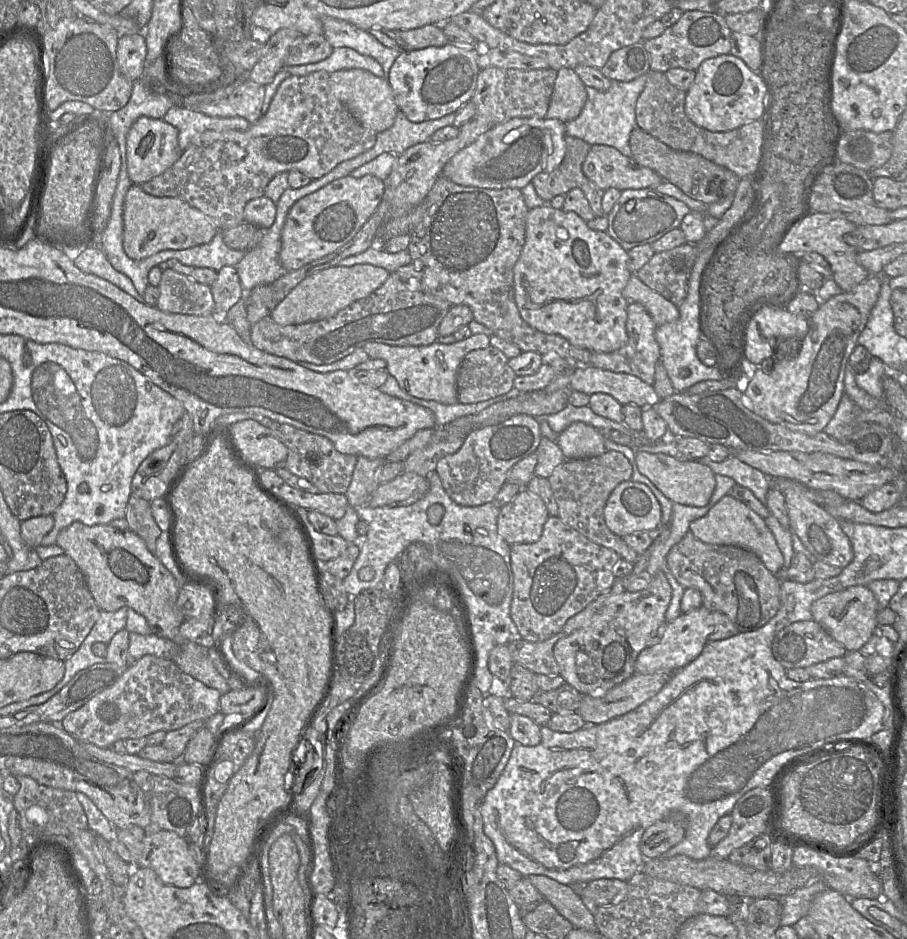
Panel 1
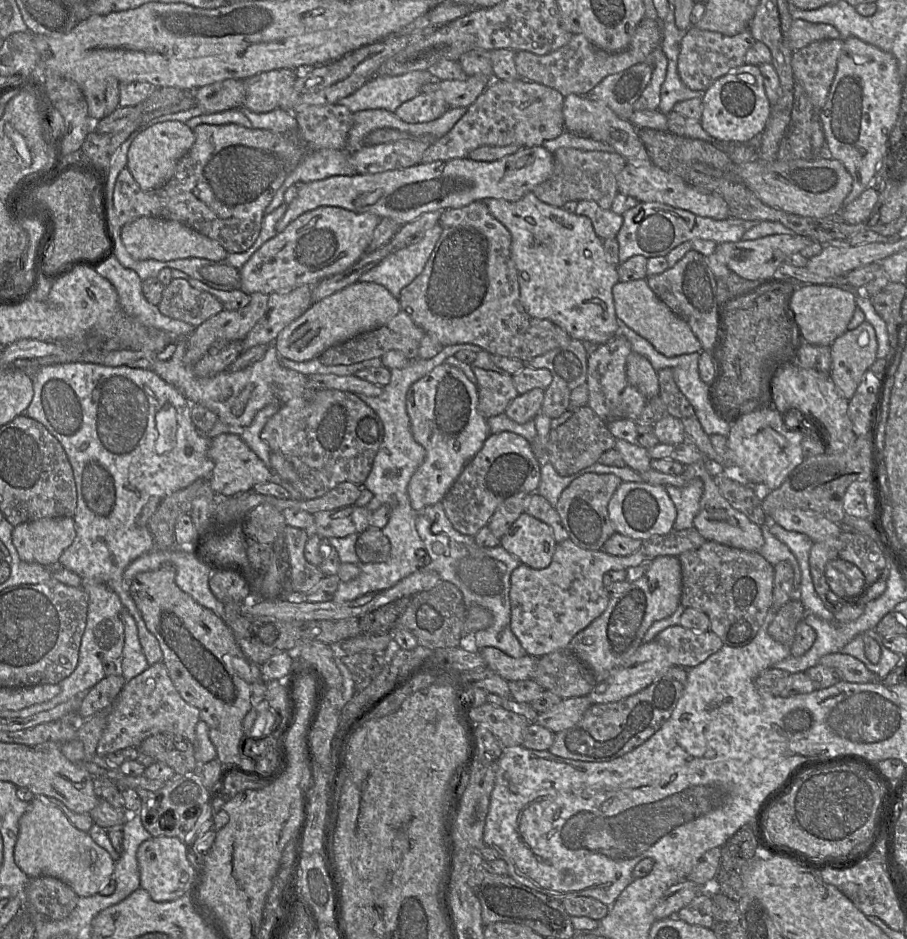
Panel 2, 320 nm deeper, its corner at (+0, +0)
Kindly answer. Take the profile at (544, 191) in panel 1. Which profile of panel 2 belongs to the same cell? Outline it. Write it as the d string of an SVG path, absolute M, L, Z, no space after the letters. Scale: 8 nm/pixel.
M559 148L553 153L552 175L533 189L534 195L542 202L554 207L570 201L595 201L602 209L609 210L619 193L617 176L626 166L626 160L615 152L583 151L574 148Z

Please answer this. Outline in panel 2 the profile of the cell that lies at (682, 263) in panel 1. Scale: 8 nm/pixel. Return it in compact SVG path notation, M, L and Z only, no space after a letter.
M690 249L673 267L659 275L646 278L654 294L677 316L687 322L699 340L702 350L713 353L720 341L722 314L716 300L716 279L707 258Z

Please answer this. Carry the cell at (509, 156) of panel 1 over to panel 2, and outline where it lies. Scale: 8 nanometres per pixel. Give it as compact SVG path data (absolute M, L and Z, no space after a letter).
M543 146L531 147L531 150L532 150L531 156L526 157L527 158L526 165L524 165L520 168L513 168L512 167L513 162L520 159L520 158L516 158L516 153L515 153L513 155L505 156L502 159L497 160L497 161L493 161L493 162L473 161L473 160L470 160L468 158L460 158L460 159L456 158L456 159L451 159L451 160L447 160L447 161L435 161L435 162L426 163L426 164L421 163L421 164L411 166L408 168L399 169L399 170L390 170L390 171L385 171L382 173L356 174L353 176L334 176L334 177L329 177L329 178L327 178L325 180L321 180L321 181L314 181L314 182L309 182L309 183L305 183L305 184L300 184L300 186L298 187L297 197L287 206L286 212L284 213L284 215L278 221L278 223L276 225L276 231L277 231L277 233L283 232L286 229L286 227L291 222L296 220L299 216L301 216L304 213L315 210L319 207L339 207L339 208L343 208L345 210L348 210L348 211L351 211L354 213L369 212L369 213L376 214L380 218L389 218L389 219L395 221L401 227L401 226L417 219L418 217L420 217L424 213L434 212L434 211L438 211L438 210L443 211L443 210L447 210L447 209L461 208L461 207L467 206L467 205L469 205L472 202L475 202L477 200L504 199L504 200L509 201L509 202L515 202L515 201L520 200L522 197L524 197L524 195L527 194L528 192L532 192L536 186L538 186L541 183L543 183L544 181L546 181L552 175L552 172L553 172L553 168L554 168L553 153L546 150Z

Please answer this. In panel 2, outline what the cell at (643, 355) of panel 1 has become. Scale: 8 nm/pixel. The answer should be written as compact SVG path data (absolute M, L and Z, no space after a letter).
M616 335L606 343L599 345L587 359L588 402L590 407L603 421L619 419L636 421L648 400L632 386L626 376L626 358L632 352L629 341Z

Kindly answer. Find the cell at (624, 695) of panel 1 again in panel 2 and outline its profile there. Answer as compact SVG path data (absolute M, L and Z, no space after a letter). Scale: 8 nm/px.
M587 696L562 699L548 711L538 714L534 723L549 729L555 734L569 729L579 722L591 705Z

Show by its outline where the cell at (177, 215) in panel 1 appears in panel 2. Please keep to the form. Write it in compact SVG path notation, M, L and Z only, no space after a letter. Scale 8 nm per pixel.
M140 217L121 229L121 241L126 251L135 260L171 261L186 258L201 258L220 261L229 254L217 241L177 221Z

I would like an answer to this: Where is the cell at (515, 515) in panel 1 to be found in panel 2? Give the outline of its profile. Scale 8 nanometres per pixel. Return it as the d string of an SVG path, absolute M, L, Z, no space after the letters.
M525 511L501 537L499 545L533 569L549 566L556 541L551 527Z

